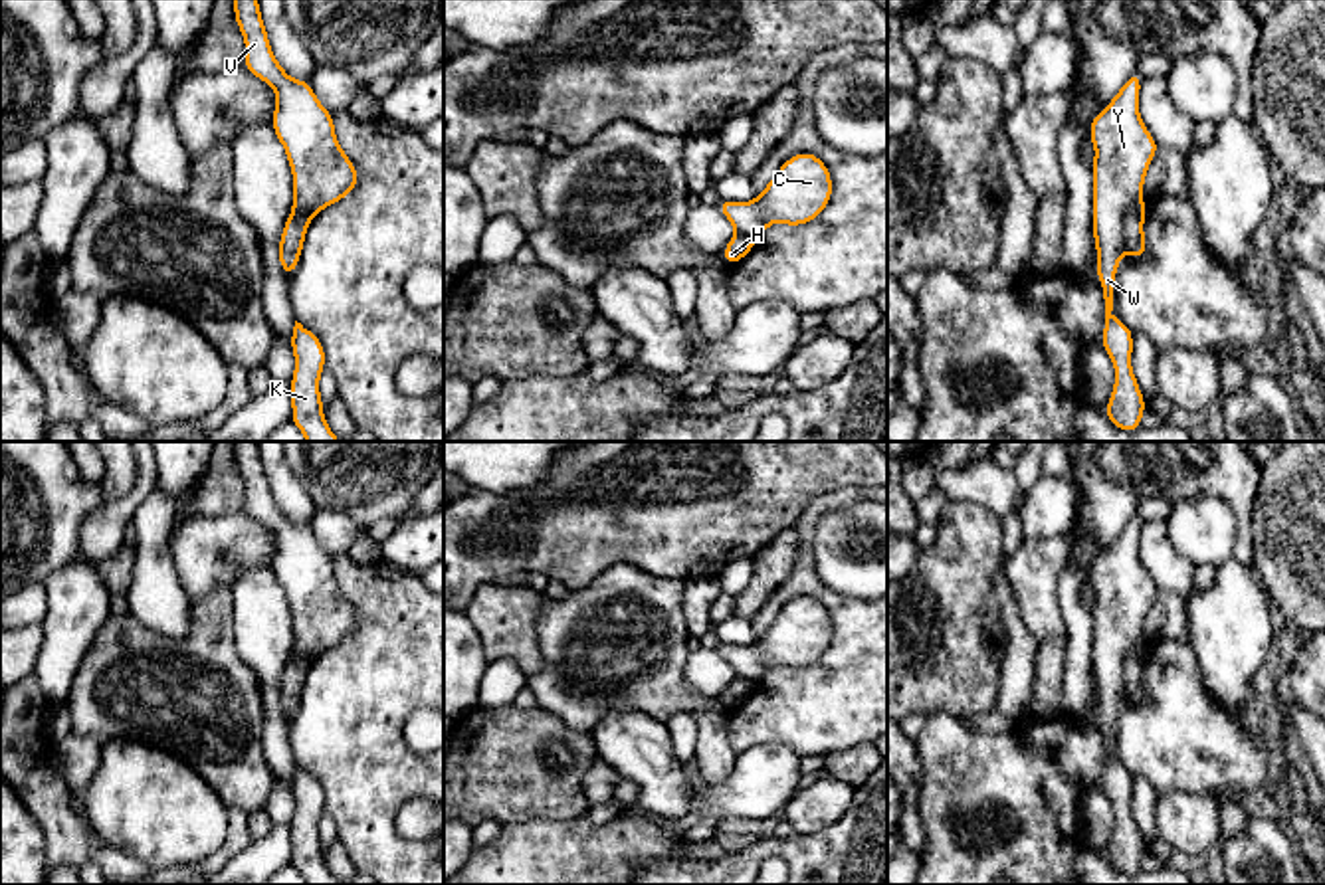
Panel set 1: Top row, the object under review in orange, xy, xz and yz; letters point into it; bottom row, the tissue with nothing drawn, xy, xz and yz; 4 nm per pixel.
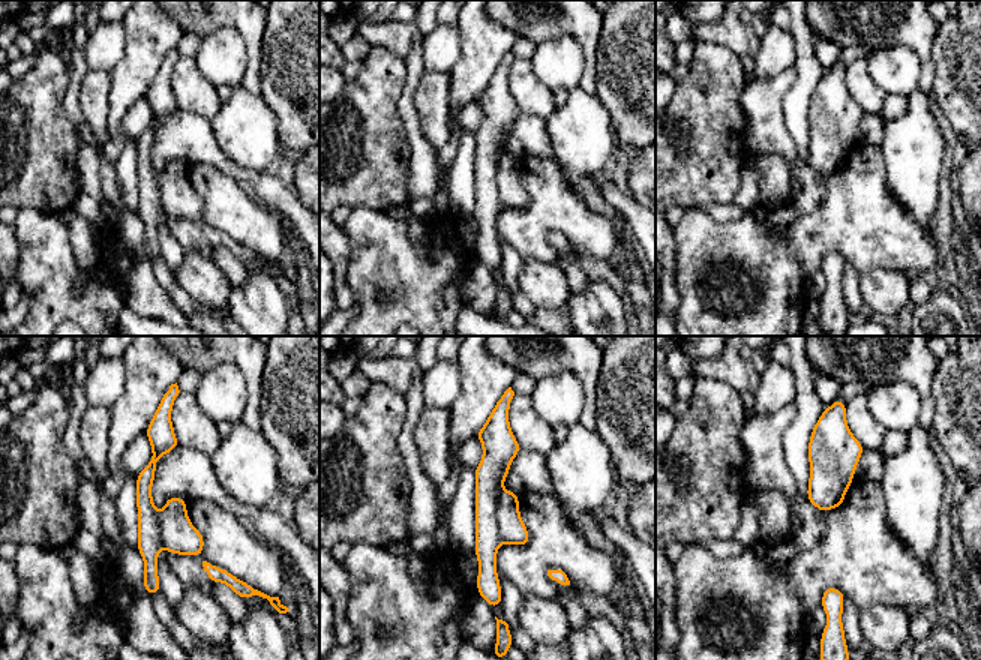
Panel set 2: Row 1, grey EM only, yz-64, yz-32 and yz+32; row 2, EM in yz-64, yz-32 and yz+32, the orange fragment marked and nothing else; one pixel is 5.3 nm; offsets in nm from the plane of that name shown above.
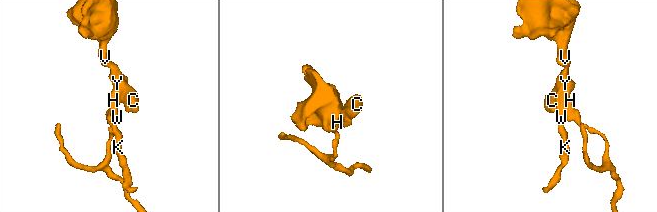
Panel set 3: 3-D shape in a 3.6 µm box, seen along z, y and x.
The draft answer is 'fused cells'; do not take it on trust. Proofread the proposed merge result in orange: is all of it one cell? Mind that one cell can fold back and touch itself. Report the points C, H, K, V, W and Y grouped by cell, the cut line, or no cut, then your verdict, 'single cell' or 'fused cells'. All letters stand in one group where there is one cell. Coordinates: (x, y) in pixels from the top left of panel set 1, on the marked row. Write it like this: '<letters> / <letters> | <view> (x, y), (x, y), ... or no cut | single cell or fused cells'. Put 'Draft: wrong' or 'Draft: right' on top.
Draft: right
C K V W Y / H | yz (1141, 198), (1125, 212), (1121, 244) | fused cells

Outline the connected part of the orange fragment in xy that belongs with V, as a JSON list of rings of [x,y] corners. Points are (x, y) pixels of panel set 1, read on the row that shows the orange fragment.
[[[234,0],[246,42],[244,67],[275,89],[271,117],[293,174],[293,206],[311,222],[323,208],[357,188],[358,174],[335,137],[335,123],[315,97],[311,81],[289,77],[275,59],[257,0]]]

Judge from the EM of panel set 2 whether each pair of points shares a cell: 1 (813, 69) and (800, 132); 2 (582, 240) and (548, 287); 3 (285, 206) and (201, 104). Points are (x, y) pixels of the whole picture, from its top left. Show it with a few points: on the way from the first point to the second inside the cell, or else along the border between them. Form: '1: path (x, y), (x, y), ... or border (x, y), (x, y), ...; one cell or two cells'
1: path (806, 84), (800, 95), (800, 117); one cell
2: border (522, 260), (540, 260), (555, 266); two cells
3: border (180, 108), (198, 113), (209, 120); two cells

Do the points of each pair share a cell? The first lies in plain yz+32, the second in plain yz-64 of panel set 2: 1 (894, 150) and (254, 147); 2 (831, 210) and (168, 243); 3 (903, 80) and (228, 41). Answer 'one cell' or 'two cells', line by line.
1: one cell
2: two cells
3: one cell

